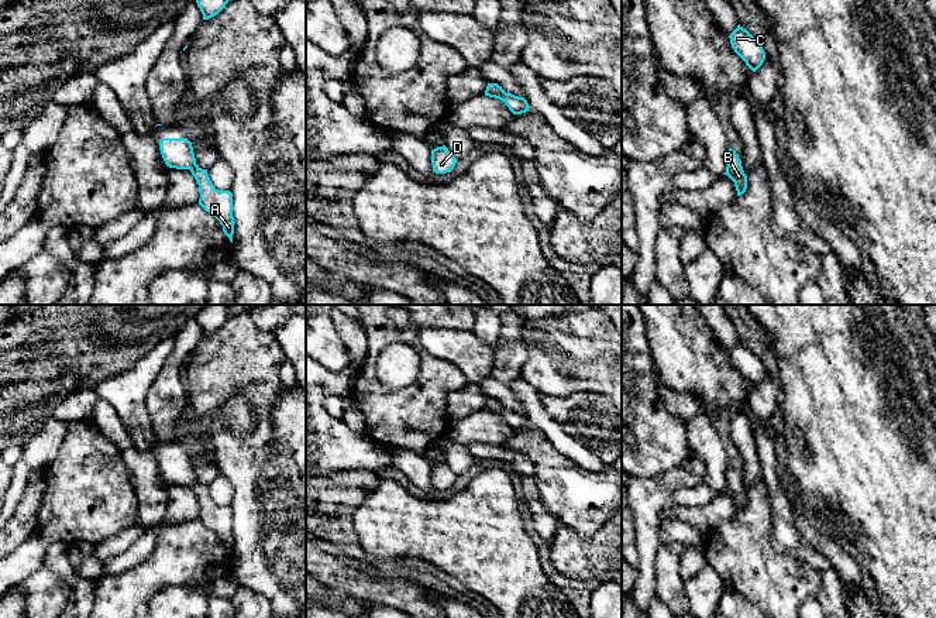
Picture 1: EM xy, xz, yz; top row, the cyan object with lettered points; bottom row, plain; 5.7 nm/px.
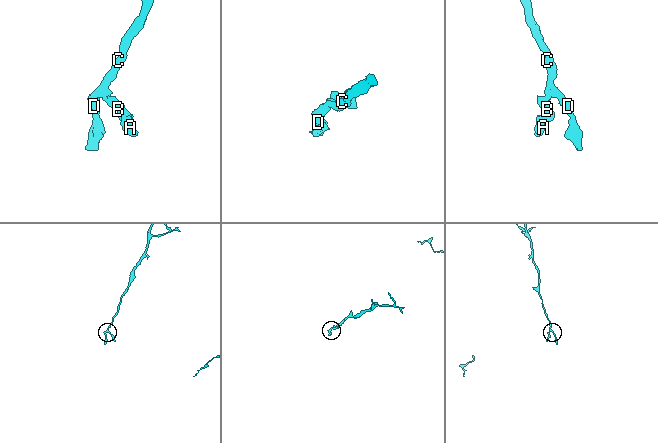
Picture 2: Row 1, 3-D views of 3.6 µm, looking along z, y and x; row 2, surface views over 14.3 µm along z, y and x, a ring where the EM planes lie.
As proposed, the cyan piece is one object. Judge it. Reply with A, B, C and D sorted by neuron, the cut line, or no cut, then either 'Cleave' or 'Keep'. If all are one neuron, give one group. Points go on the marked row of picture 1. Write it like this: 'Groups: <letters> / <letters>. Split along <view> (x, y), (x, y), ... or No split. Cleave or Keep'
Groups: A B C D. No split. Keep

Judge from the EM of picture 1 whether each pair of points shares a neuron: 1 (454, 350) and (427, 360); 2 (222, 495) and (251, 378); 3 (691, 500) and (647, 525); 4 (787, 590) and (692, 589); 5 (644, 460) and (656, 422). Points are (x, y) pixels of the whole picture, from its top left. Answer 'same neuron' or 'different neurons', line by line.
1: different neurons
2: different neurons
3: different neurons
4: different neurons
5: same neuron

